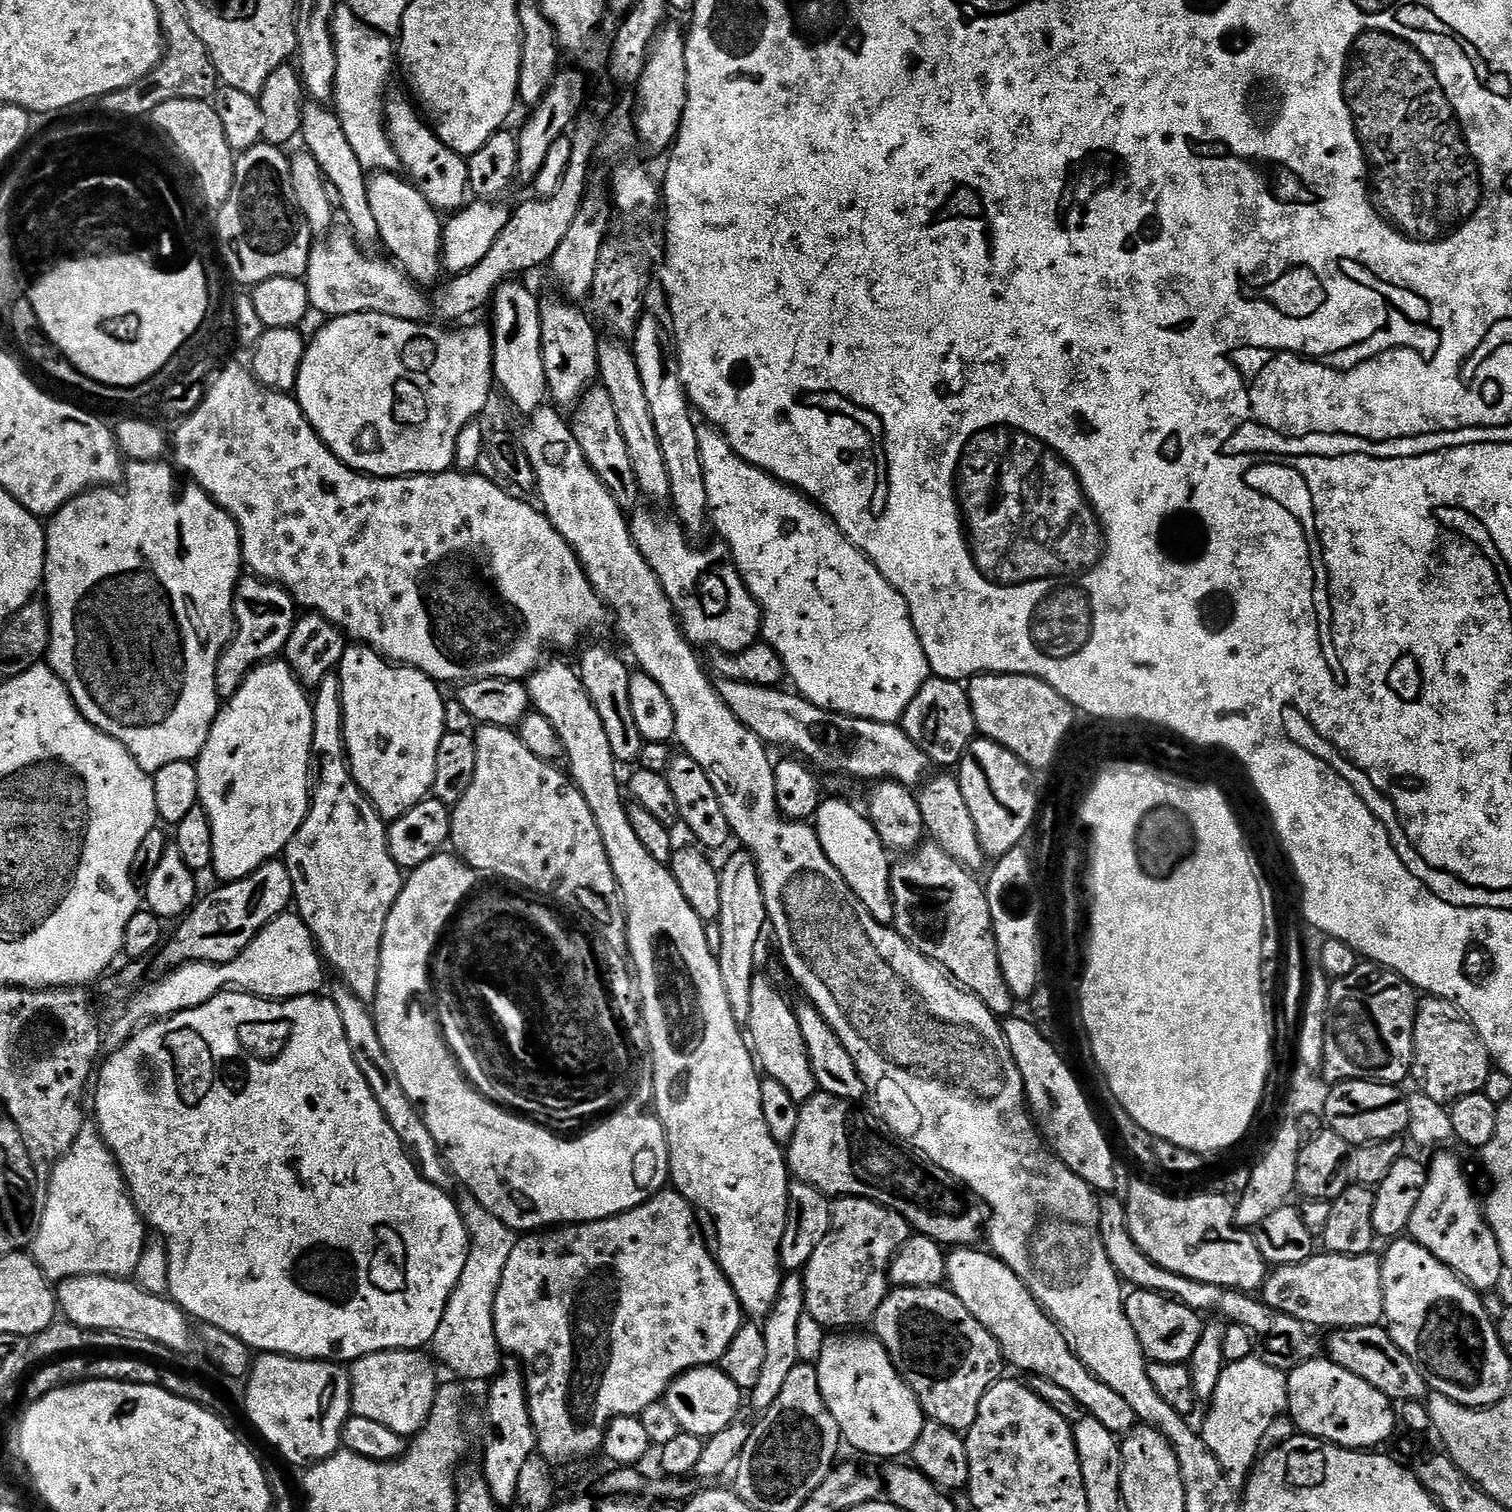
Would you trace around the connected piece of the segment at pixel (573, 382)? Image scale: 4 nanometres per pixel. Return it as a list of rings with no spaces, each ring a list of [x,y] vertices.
[[[563,295],[543,297],[540,300],[540,325],[542,326],[542,362],[544,363],[544,373],[546,374],[546,382],[548,383],[548,391],[551,399],[556,399],[557,405],[569,404],[575,405],[580,397],[597,383],[600,375],[600,367],[598,366],[598,335],[596,336],[596,328],[588,321],[589,313],[583,312],[583,307],[577,306],[573,301],[565,298]]]

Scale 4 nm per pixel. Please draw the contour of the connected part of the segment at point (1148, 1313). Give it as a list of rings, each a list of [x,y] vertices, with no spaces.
[[[1137,1288],[1129,1291],[1124,1297],[1126,1318],[1130,1318],[1130,1326],[1138,1336],[1145,1357],[1151,1362],[1167,1364],[1187,1364],[1194,1354],[1194,1346],[1198,1346],[1198,1338],[1204,1333],[1205,1321],[1201,1313],[1190,1310],[1190,1306],[1182,1306],[1182,1302],[1171,1300],[1161,1292],[1151,1292]]]

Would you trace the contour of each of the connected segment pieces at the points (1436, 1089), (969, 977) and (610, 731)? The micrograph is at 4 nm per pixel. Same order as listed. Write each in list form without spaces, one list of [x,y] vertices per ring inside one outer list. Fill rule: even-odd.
[[[1425,995],[1416,1005],[1411,1074],[1425,1092],[1421,1093],[1433,1105],[1451,1106],[1464,1096],[1483,1092],[1486,1078],[1493,1071],[1492,1058],[1471,1022],[1450,1002]]]
[[[935,842],[925,843],[901,860],[904,860],[901,864],[891,865],[894,902],[892,924],[896,932],[926,959],[936,961],[961,988],[974,993],[986,1010],[993,1012],[997,1018],[1011,1017],[1014,997],[1010,986],[1006,986],[1006,980],[1002,978],[996,935],[992,929],[992,900],[984,893],[983,886],[972,877],[975,875],[969,869],[950,858],[950,854],[946,854]]]
[[[588,648],[580,656],[578,671],[590,702],[594,702],[594,710],[598,710],[598,718],[602,718],[602,727],[606,729],[606,738],[610,738],[610,750],[616,761],[621,765],[639,761],[646,741],[638,734],[634,710],[630,710],[630,668],[608,648]]]

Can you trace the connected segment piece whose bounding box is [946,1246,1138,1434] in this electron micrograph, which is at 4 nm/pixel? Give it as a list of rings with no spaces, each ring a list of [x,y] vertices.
[[[956,1246],[947,1253],[948,1271],[946,1284],[952,1293],[990,1330],[998,1342],[1005,1361],[1020,1372],[1028,1372],[1029,1377],[1041,1376],[1056,1385],[1062,1386],[1076,1399],[1087,1415],[1094,1417],[1106,1430],[1117,1434],[1127,1434],[1137,1427],[1138,1421],[1134,1410],[1130,1410],[1126,1398],[1114,1394],[1106,1382],[1099,1380],[1093,1372],[1074,1354],[1064,1337],[1064,1331],[1048,1317],[1040,1303],[1032,1297],[1030,1290],[991,1251],[979,1252],[976,1246]]]

